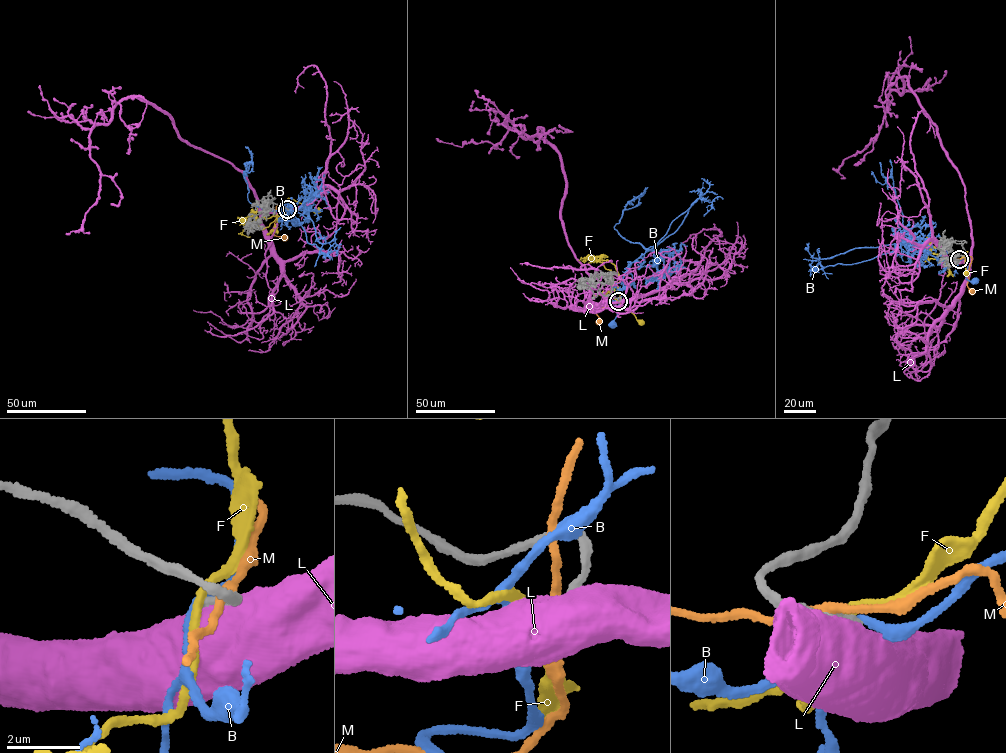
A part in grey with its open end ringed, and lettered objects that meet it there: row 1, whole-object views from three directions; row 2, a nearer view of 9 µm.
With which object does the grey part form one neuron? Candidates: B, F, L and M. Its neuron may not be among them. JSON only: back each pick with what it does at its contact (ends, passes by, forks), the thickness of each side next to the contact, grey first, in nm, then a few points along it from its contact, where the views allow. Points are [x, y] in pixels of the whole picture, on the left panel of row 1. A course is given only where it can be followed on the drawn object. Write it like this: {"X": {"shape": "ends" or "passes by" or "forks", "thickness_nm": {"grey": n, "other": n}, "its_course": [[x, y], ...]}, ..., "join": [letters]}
{"join": []}

